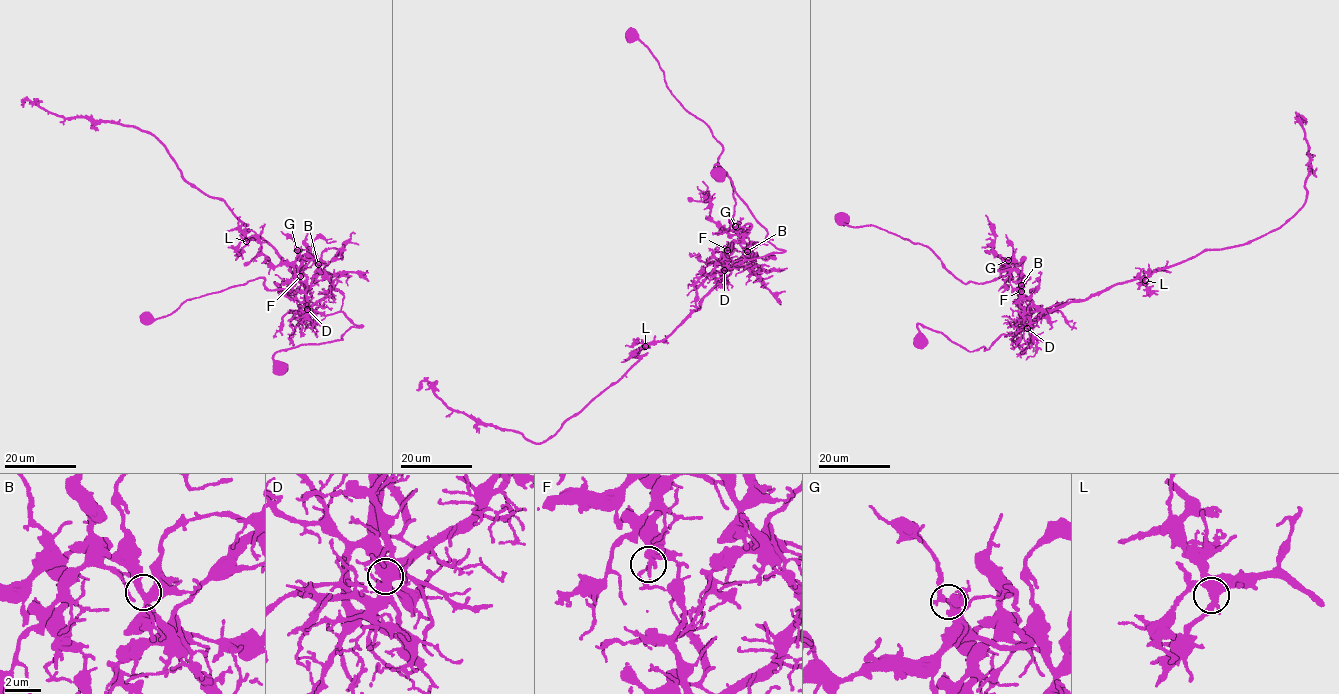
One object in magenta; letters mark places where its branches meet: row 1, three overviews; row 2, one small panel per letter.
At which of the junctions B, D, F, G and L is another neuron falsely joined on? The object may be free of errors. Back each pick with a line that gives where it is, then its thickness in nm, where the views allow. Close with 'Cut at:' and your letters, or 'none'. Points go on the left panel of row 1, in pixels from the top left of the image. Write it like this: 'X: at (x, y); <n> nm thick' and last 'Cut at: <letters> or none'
F: at (300, 276); 320 nm thick
Cut at: F

